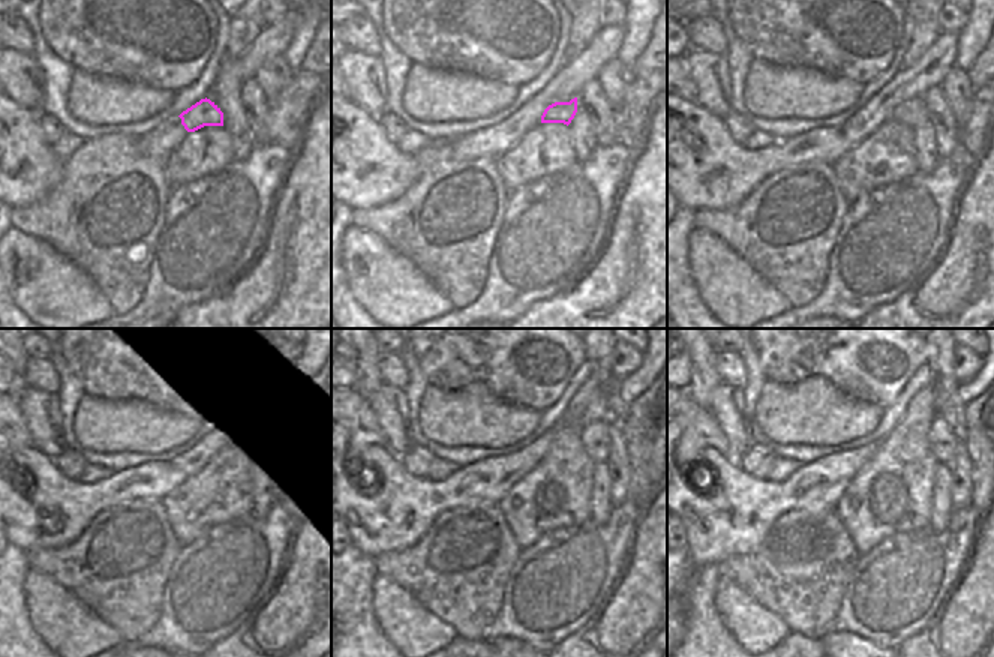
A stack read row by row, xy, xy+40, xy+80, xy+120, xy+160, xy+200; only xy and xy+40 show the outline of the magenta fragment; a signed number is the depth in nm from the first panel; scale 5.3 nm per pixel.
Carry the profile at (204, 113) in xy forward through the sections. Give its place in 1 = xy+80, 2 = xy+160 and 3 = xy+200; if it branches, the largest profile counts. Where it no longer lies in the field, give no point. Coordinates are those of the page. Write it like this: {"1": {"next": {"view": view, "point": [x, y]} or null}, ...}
{"1": {"next": {"view": "xy+80", "point": [912, 113]}}, "2": {"next": {"view": "xy+160", "point": [595, 437]}}, "3": {"next": {"view": "xy+200", "point": [942, 438]}}}

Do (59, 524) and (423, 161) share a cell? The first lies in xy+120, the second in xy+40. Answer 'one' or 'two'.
one

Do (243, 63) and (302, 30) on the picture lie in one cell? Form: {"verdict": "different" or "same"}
{"verdict": "different"}

